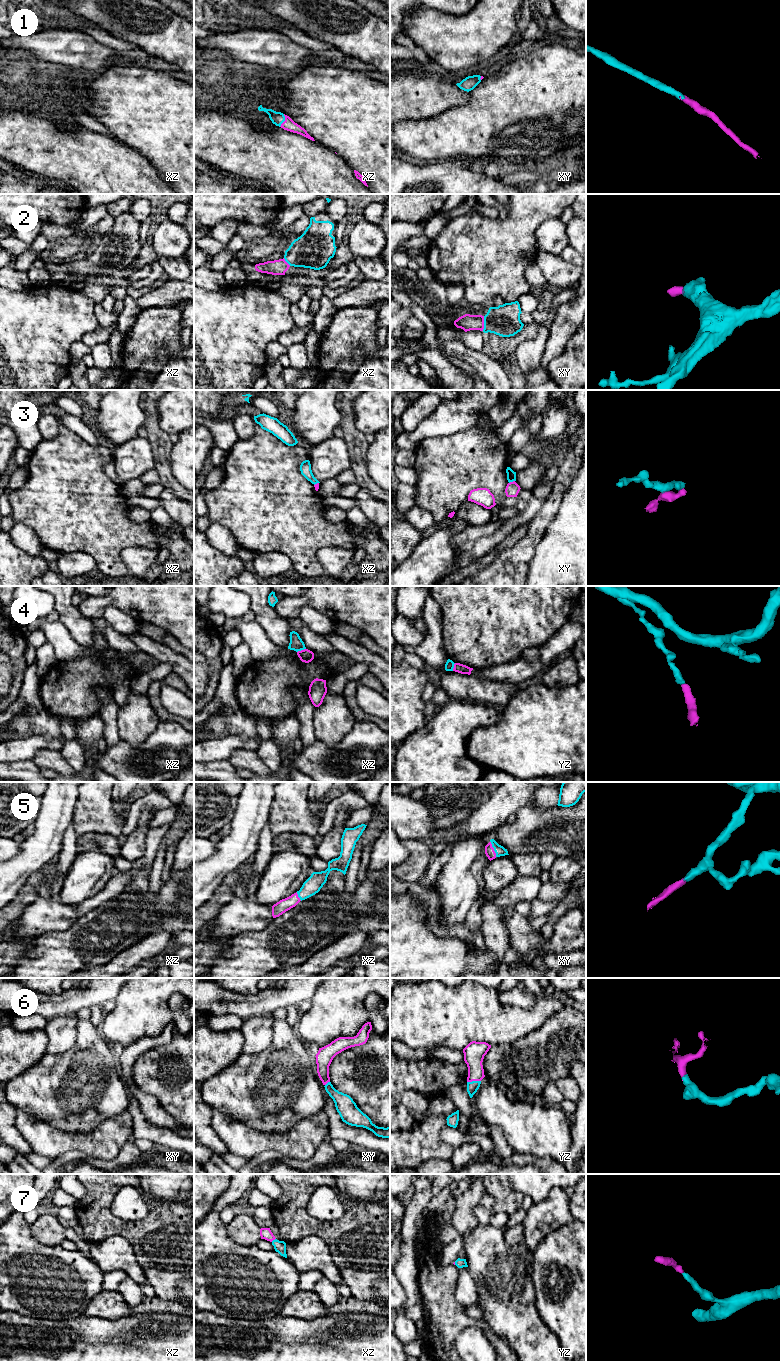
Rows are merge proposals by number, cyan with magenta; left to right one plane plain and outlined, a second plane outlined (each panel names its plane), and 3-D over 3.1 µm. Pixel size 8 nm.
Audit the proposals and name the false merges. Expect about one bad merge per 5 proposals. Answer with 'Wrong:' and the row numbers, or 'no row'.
Wrong: 4

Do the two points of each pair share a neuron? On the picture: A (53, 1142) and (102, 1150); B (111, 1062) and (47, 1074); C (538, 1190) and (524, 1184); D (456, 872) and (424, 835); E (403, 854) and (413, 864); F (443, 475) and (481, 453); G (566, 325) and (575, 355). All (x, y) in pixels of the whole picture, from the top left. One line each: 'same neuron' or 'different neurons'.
A: same neuron
B: same neuron
C: same neuron
D: different neurons
E: different neurons
F: same neuron
G: different neurons

